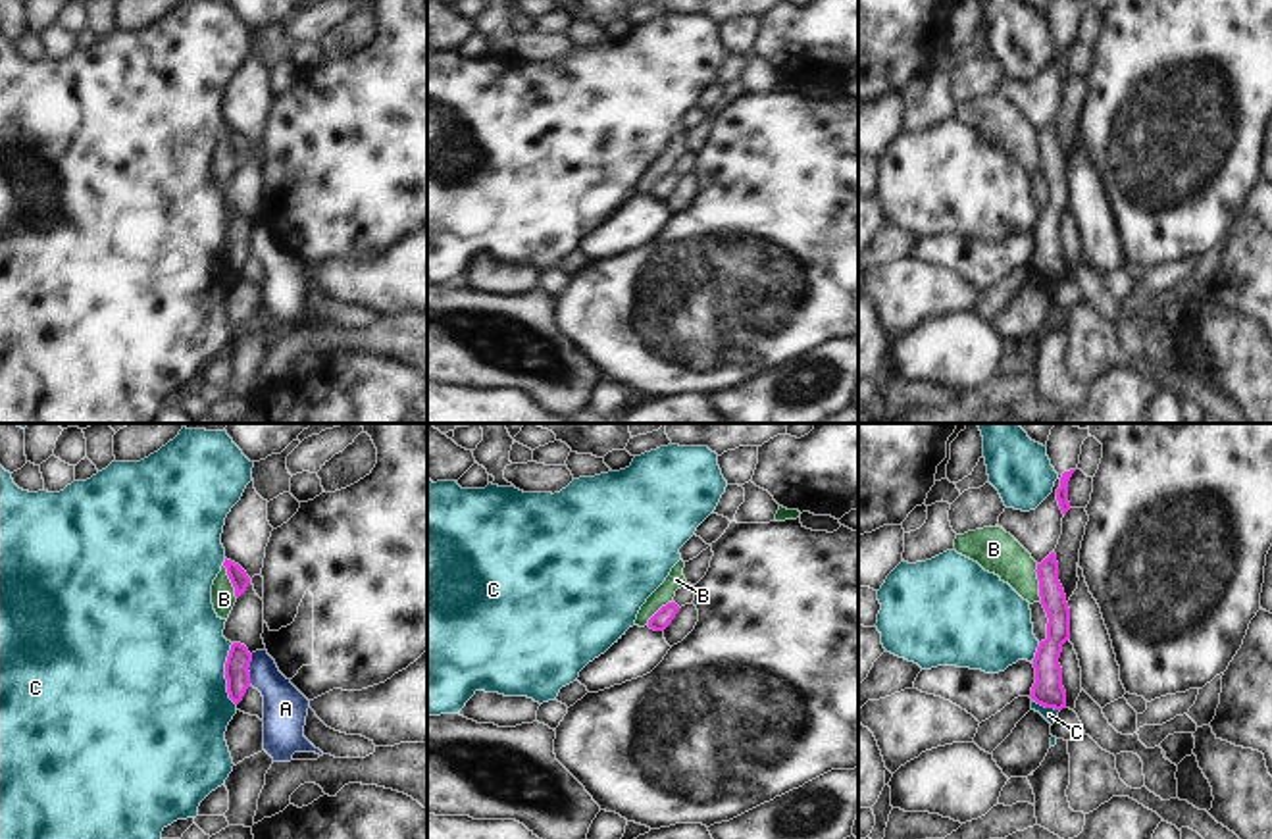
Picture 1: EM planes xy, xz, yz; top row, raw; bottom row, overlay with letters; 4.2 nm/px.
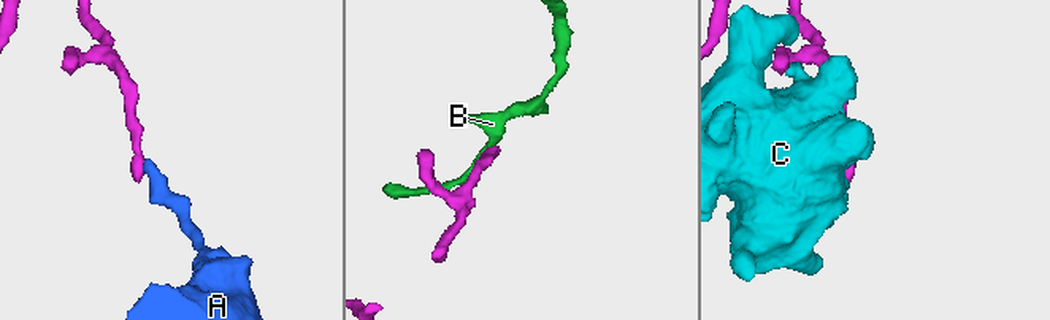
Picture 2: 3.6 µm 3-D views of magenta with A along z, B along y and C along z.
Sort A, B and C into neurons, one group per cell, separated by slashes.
A / B / C

